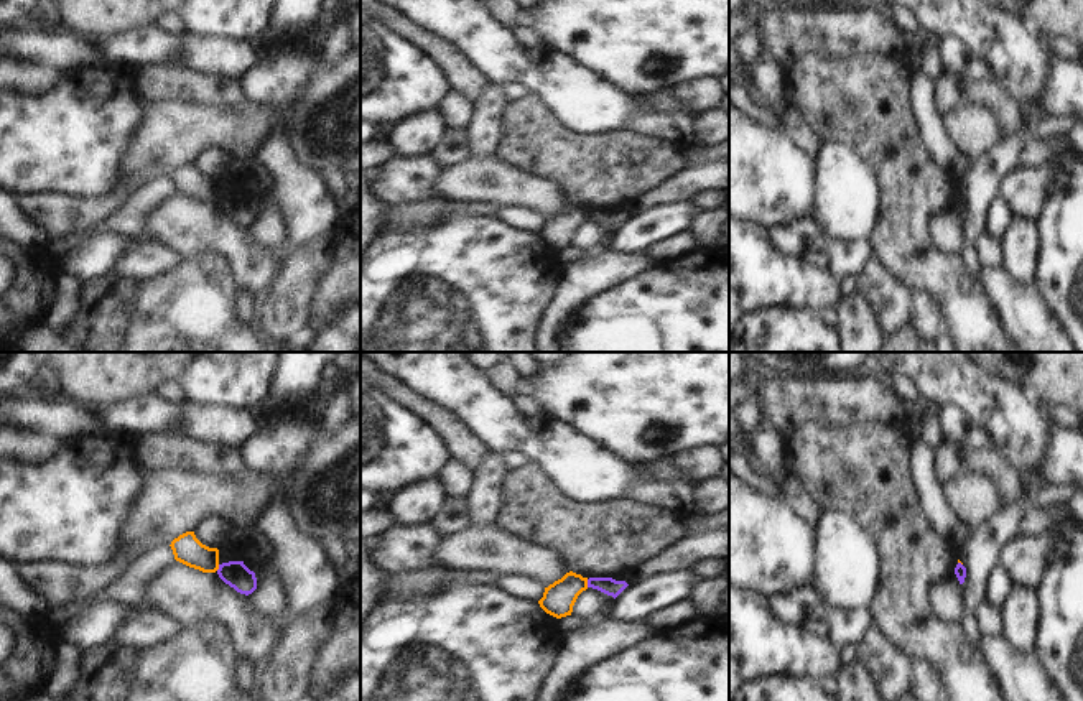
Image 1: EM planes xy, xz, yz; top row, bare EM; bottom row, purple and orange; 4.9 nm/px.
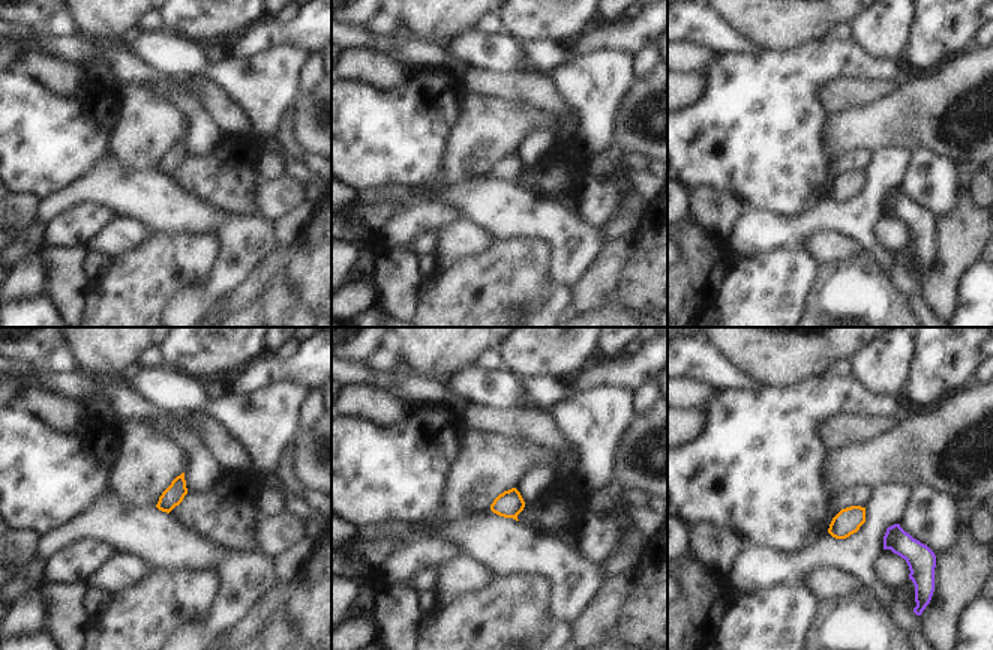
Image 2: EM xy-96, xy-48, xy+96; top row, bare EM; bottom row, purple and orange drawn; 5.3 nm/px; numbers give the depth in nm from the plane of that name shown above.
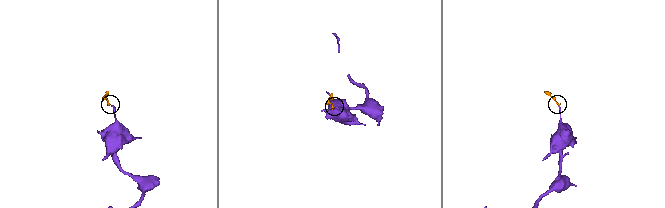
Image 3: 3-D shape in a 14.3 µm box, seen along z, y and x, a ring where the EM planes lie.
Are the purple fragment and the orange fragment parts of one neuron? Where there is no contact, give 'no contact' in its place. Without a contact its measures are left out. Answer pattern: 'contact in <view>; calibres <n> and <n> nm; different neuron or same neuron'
contact in xz; calibres 90 and 160 nm; different neuron

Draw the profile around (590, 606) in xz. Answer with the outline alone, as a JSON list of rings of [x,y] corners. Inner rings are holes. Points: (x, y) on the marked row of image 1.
[[[588,587],[578,596],[571,615],[579,619],[583,624],[589,624],[593,620],[606,617],[604,607],[612,602],[614,602],[612,596]]]

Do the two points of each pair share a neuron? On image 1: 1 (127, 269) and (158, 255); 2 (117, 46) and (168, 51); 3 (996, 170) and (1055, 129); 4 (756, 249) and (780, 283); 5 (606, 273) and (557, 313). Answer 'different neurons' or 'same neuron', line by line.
1: same neuron
2: same neuron
3: same neuron
4: same neuron
5: same neuron

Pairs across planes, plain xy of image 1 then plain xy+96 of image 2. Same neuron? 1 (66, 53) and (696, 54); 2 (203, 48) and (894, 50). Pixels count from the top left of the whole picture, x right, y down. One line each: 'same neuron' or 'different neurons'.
1: same neuron
2: different neurons

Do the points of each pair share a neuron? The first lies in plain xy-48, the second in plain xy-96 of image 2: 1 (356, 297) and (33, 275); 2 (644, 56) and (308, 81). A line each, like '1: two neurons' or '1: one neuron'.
1: one neuron
2: one neuron

